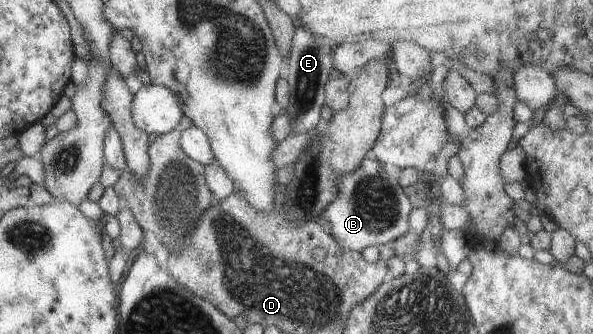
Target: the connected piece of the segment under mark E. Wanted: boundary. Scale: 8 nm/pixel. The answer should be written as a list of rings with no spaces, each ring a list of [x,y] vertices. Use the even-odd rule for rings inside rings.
[[[298,25],[292,35],[283,75],[289,86],[289,99],[284,114],[291,120],[291,132],[303,133],[321,125],[320,108],[324,104],[323,88],[329,74],[334,70],[330,64],[330,42],[323,36],[311,35],[306,27]]]

